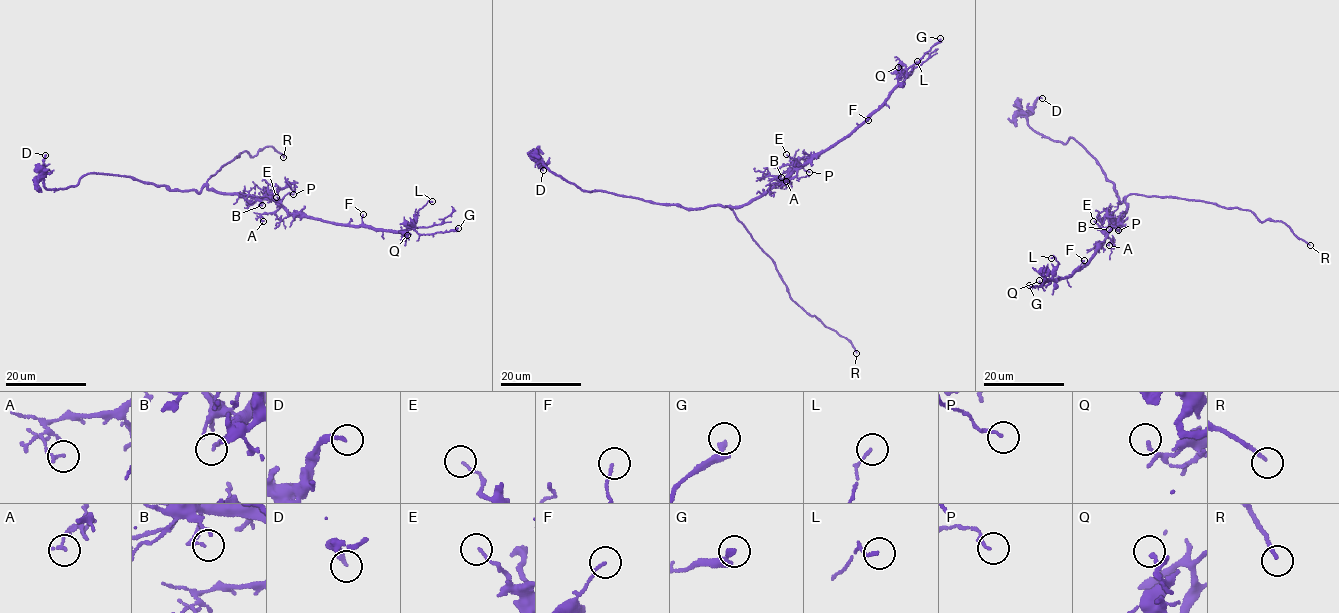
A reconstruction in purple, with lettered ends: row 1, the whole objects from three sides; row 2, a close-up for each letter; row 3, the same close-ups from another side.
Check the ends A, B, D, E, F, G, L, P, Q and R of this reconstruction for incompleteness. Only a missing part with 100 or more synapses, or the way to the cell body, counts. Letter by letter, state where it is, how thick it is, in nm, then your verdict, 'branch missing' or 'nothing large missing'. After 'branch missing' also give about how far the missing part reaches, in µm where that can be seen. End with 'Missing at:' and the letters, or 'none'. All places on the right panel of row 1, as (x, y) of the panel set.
A: (1109, 245) | 130 nm | nothing large missing
B: (1109, 229) | 160 nm | nothing large missing
D: (1042, 98) | 200 nm | nothing large missing
E: (1093, 221) | 100 nm | nothing large missing
F: (1084, 260) | 110 nm | nothing large missing
G: (1029, 285) | 240 nm | nothing large missing
L: (1051, 258) | 80 nm | nothing large missing
P: (1118, 230) | 110 nm | nothing large missing
Q: (1039, 280) | 120 nm | nothing large missing
R: (1310, 245) | 160 nm | branch missing | 15 µm
Missing at: R

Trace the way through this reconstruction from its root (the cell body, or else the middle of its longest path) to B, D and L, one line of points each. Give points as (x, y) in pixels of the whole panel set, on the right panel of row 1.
B: (1126, 210), (1109, 229)
D: (1126, 210), (1125, 199), (1119, 200), (1095, 160), (1071, 137), (1064, 144), (1028, 125), (1029, 109), (1042, 98)
L: (1126, 210), (1091, 260), (1080, 268), (1056, 281), (1053, 271), (1059, 262), (1054, 257), (1051, 258)

